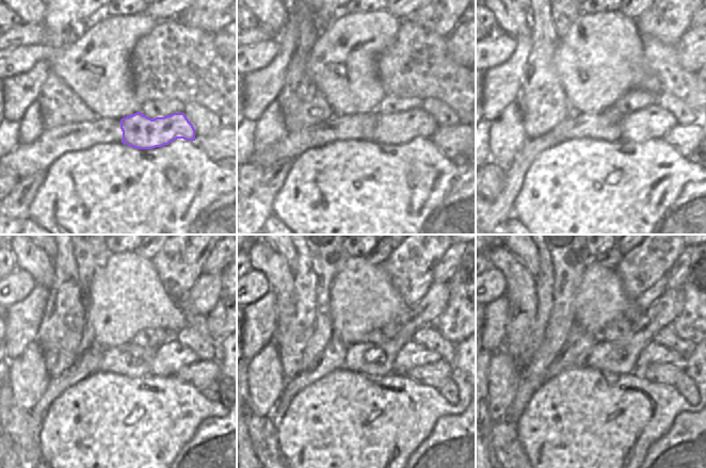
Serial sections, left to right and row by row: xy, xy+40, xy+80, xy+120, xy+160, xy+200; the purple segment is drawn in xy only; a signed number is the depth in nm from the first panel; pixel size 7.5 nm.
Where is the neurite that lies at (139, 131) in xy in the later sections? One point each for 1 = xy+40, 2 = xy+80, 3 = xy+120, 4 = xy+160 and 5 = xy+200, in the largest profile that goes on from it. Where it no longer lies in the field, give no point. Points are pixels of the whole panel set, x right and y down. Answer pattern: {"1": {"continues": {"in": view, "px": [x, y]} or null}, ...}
{"1": {"continues": {"in": "xy+40", "px": [396, 128]}}, "2": {"continues": {"in": "xy+80", "px": [653, 122]}}, "3": {"continues": {"in": "xy+120", "px": [172, 356]}}, "4": {"continues": {"in": "xy+160", "px": [412, 354]}}, "5": {"continues": {"in": "xy+200", "px": [654, 352]}}}

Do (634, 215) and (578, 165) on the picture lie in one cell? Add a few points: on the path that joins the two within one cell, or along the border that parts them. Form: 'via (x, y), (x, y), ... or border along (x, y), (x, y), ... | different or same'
via (620, 202), (603, 182), (592, 179) | same

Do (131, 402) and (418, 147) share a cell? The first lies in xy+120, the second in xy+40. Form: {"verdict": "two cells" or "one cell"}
{"verdict": "one cell"}

